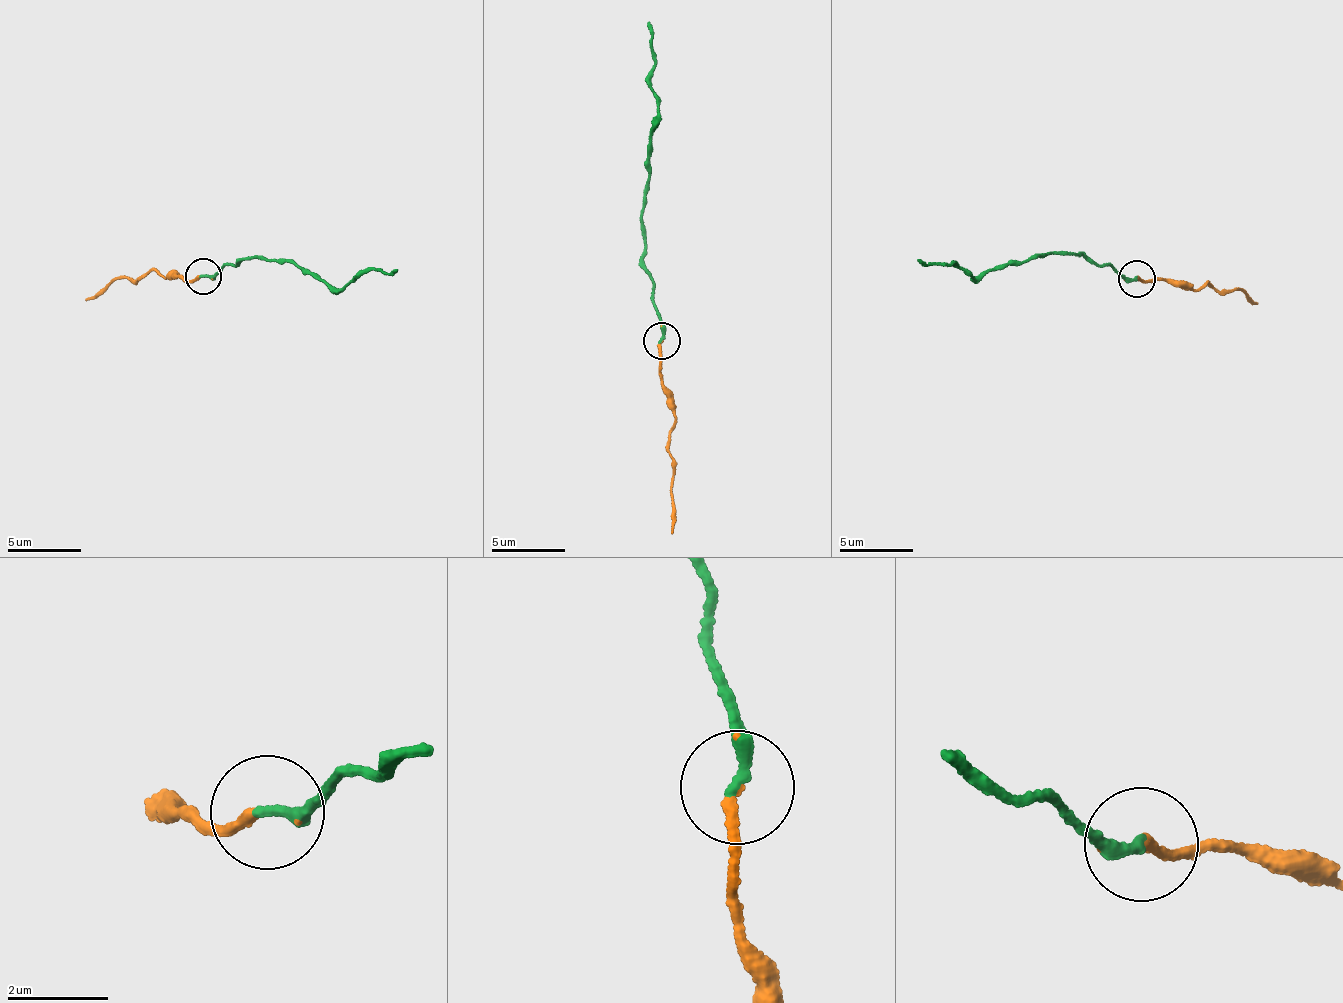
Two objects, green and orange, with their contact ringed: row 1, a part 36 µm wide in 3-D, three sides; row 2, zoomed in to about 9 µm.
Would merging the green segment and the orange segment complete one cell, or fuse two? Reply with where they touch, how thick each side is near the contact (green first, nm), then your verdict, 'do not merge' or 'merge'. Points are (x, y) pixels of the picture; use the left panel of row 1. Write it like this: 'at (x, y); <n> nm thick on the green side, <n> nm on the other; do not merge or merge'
at (203, 276); 240 nm thick on the green side, 180 nm on the other; merge

